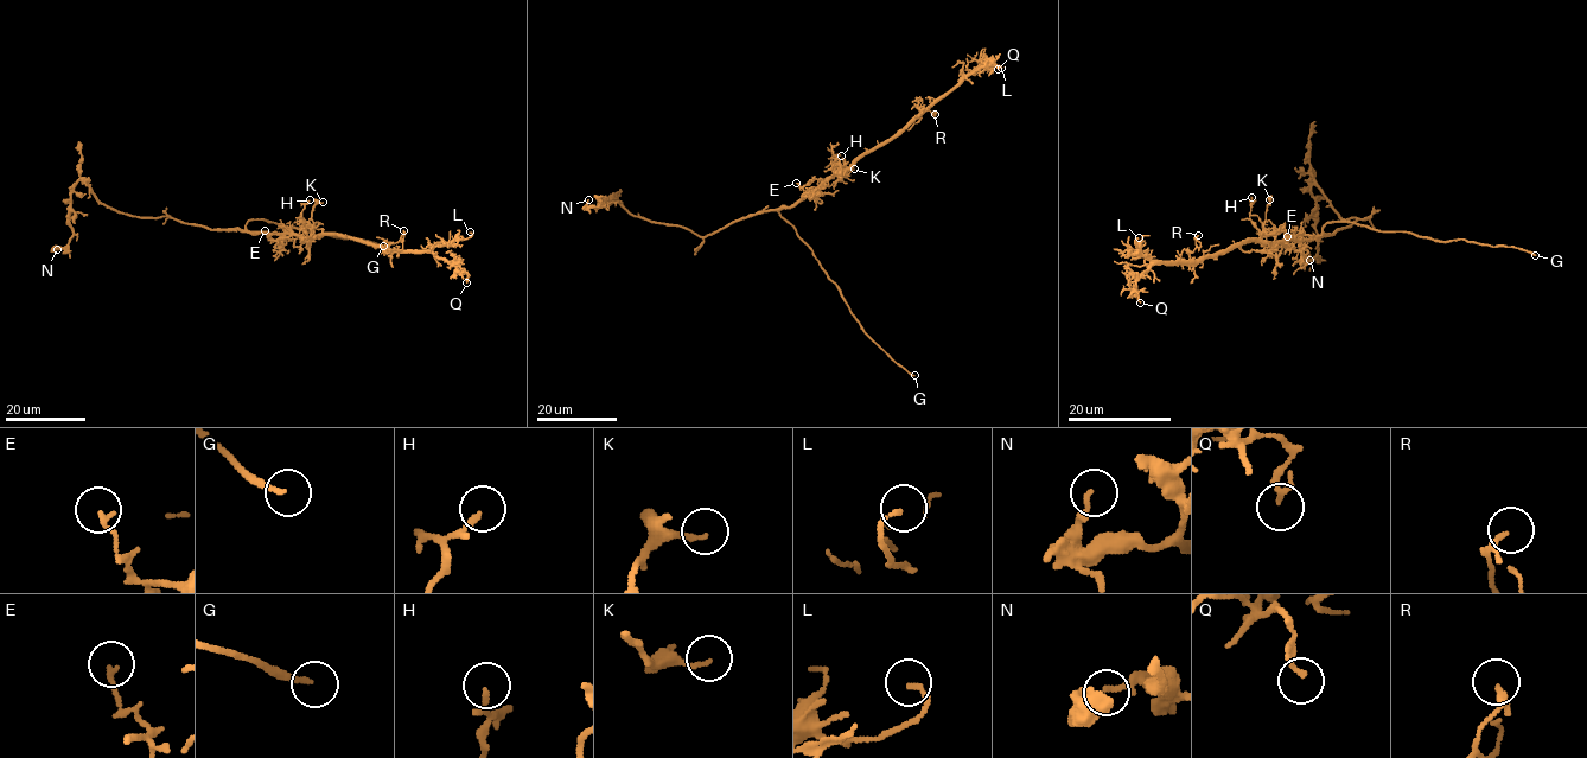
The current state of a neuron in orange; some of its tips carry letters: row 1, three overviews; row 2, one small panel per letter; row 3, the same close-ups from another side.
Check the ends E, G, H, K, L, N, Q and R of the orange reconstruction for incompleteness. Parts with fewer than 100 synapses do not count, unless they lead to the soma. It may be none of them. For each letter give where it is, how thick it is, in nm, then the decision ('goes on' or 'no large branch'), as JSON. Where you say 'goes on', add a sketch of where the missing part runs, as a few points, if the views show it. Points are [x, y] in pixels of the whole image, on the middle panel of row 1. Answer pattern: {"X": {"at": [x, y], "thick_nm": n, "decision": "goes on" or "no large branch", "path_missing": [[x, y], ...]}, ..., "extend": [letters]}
{"E": {"at": [796, 183], "thick_nm": 140, "decision": "no large branch"}, "G": {"at": [915, 375], "thick_nm": 180, "decision": "goes on", "path_missing": [[915, 375], [954, 384]]}, "H": {"at": [841, 155], "thick_nm": 160, "decision": "no large branch"}, "K": {"at": [854, 169], "thick_nm": 130, "decision": "no large branch"}, "L": {"at": [1001, 68], "thick_nm": 130, "decision": "no large branch"}, "N": {"at": [588, 199], "thick_nm": 160, "decision": "no large branch"}, "Q": {"at": [998, 69], "thick_nm": 180, "decision": "no large branch"}, "R": {"at": [935, 114], "thick_nm": 190, "decision": "no large branch"}, "extend": ["G"]}

